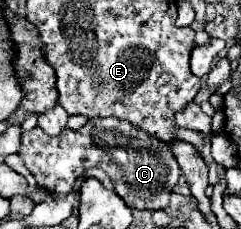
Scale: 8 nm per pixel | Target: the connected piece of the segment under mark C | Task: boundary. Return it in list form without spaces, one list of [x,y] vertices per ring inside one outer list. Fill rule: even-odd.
[[[113,117],[89,119],[83,129],[65,129],[59,137],[49,137],[39,127],[35,127],[33,131],[23,133],[19,157],[33,173],[37,185],[57,195],[69,195],[85,169],[103,167],[109,173],[117,195],[129,209],[165,209],[169,205],[169,195],[181,175],[177,159],[167,143],[151,137],[147,131],[137,129],[127,121]]]

